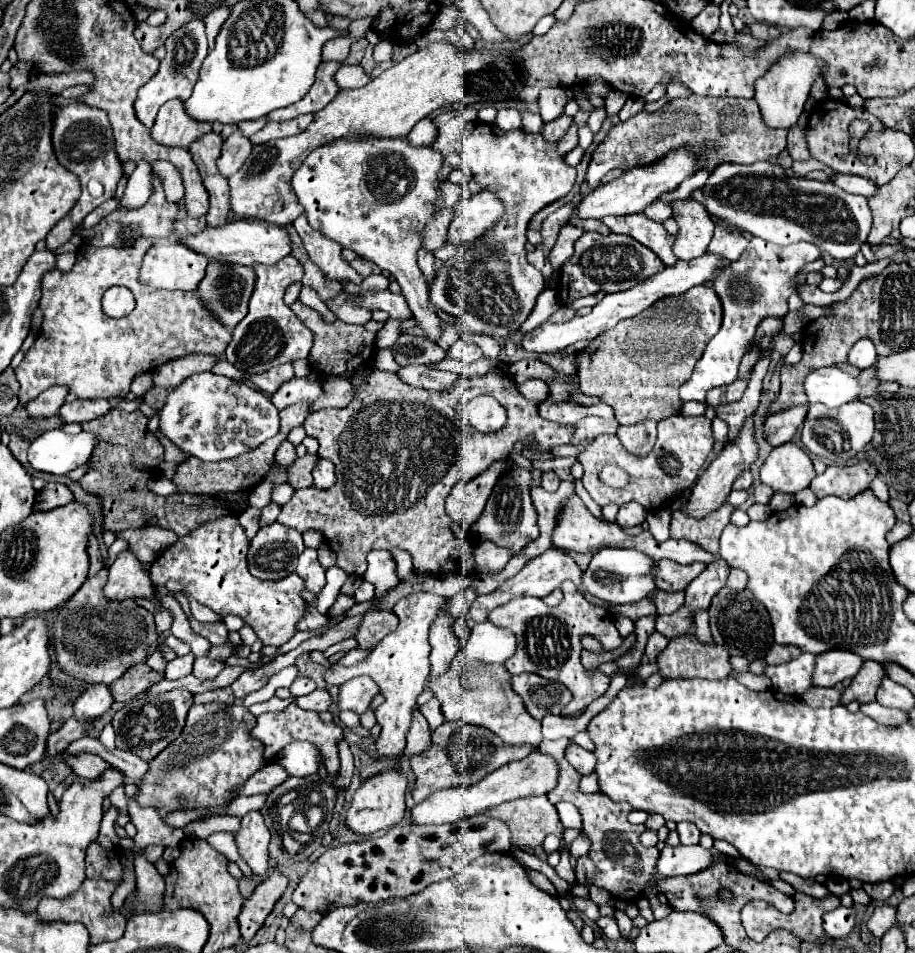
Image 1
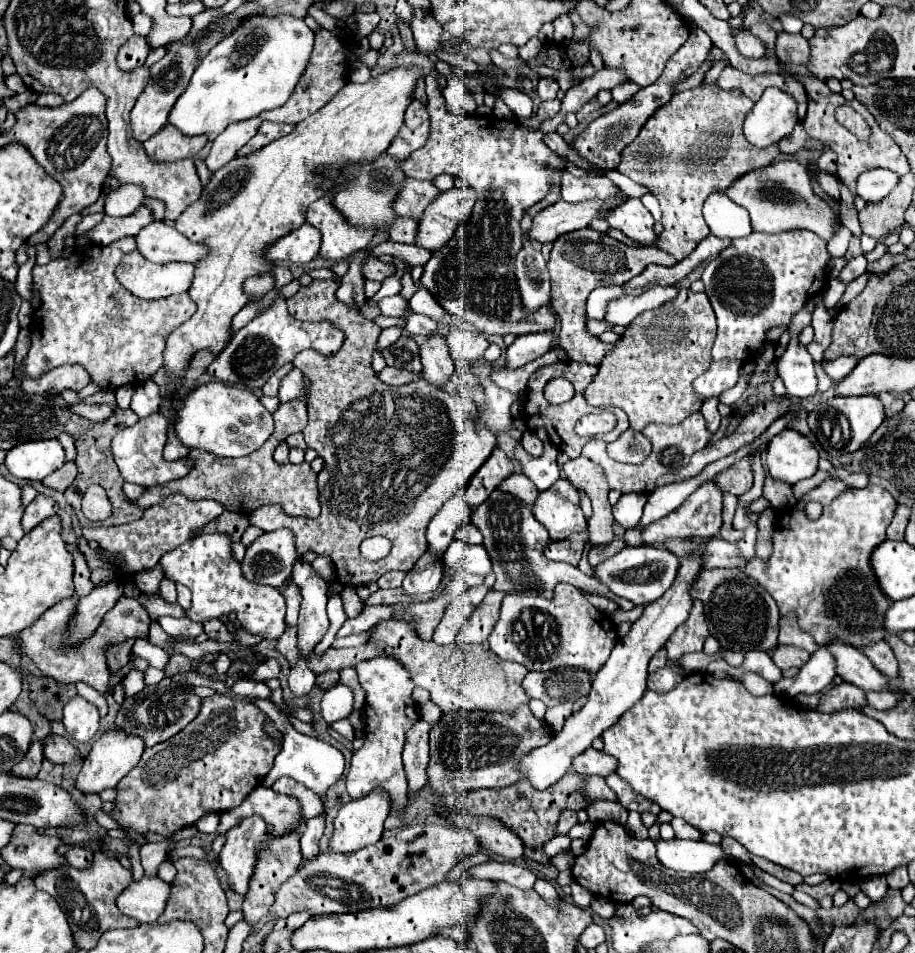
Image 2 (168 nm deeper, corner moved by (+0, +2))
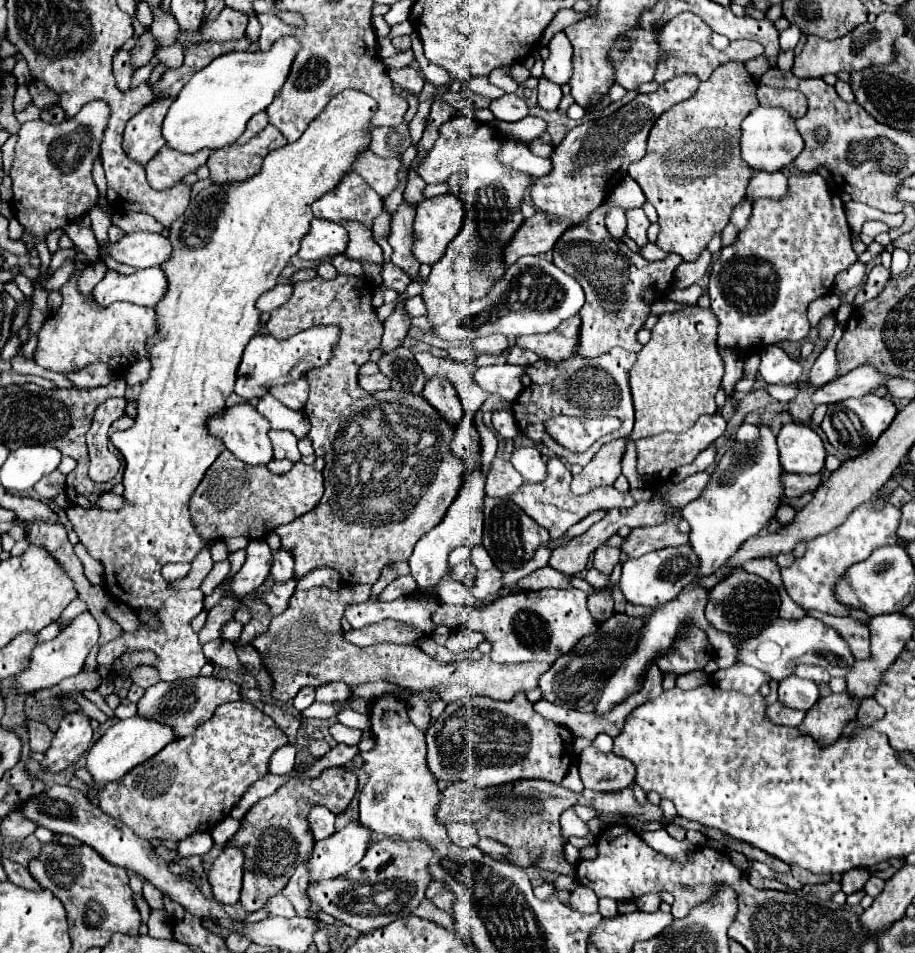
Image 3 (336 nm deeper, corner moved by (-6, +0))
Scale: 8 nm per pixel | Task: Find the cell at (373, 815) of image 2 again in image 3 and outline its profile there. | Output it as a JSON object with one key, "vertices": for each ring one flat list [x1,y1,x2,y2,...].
{"vertices":[[349,822,343,830,335,832,327,840,315,842,309,858,309,884,317,884,325,878,345,876,367,852,371,830]]}

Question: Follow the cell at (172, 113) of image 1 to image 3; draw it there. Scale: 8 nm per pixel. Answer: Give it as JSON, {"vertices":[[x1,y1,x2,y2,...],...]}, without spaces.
{"vertices":[[165,146,155,154,155,158,145,166,147,182,155,190,173,188,187,174,195,172,209,158,211,150,199,150,199,154,179,154,177,150,167,150]]}

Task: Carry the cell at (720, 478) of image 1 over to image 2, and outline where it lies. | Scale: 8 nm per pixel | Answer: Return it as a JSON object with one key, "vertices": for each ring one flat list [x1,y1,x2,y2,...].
{"vertices":[[703,482,677,510,673,510,669,516,649,524,643,530,643,542,645,544,661,544,667,538,693,538,693,536,717,536,721,528,721,506,723,506,723,494,713,482]]}

